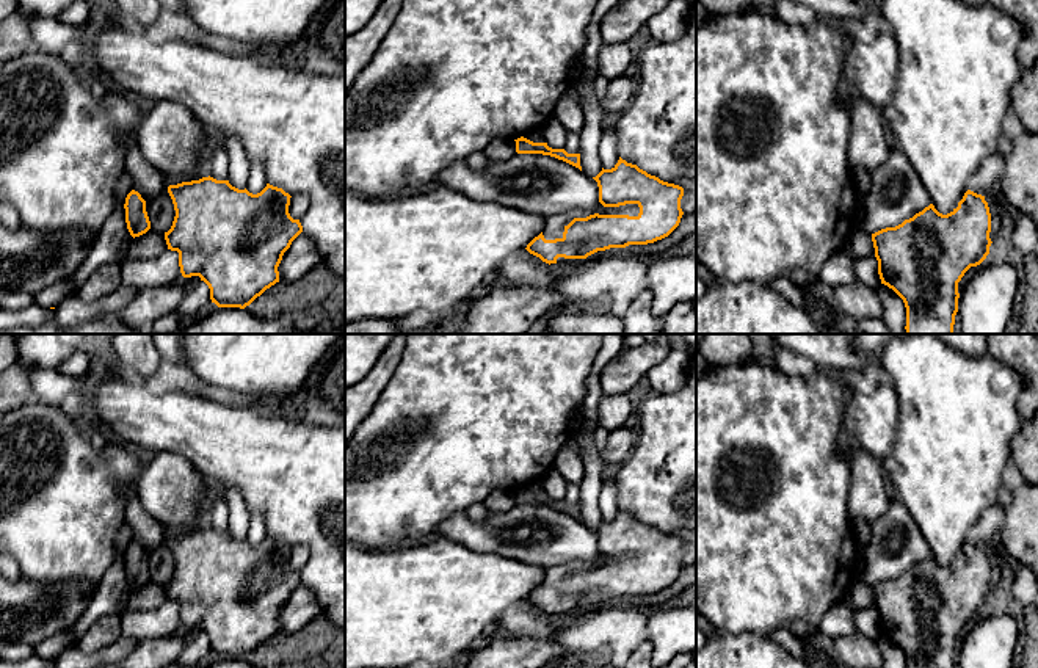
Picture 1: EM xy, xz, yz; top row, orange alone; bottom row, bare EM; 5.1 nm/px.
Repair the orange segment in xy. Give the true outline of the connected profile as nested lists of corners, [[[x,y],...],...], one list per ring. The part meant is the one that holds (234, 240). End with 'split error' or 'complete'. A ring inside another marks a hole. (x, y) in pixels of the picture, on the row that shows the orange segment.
[[[210,176],[169,185],[168,193],[176,210],[172,226],[165,232],[168,249],[179,252],[183,278],[199,276],[209,285],[212,303],[245,309],[279,282],[282,256],[303,232],[299,220],[289,213],[289,193],[267,183],[260,193],[252,194]]]; complete

